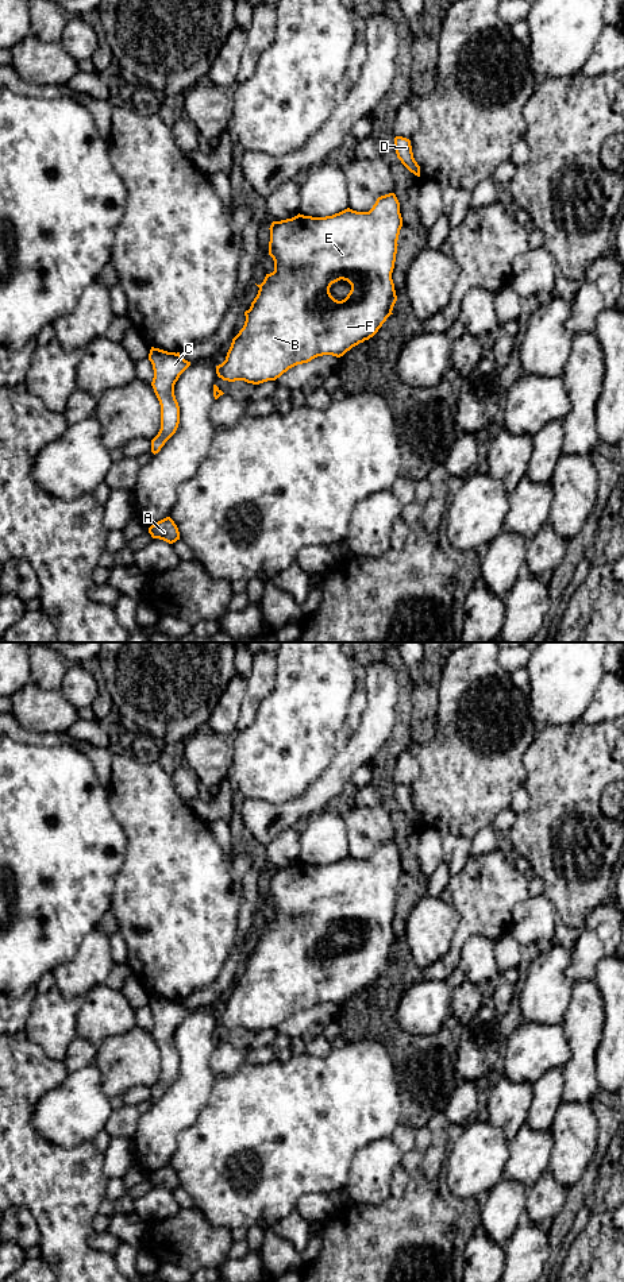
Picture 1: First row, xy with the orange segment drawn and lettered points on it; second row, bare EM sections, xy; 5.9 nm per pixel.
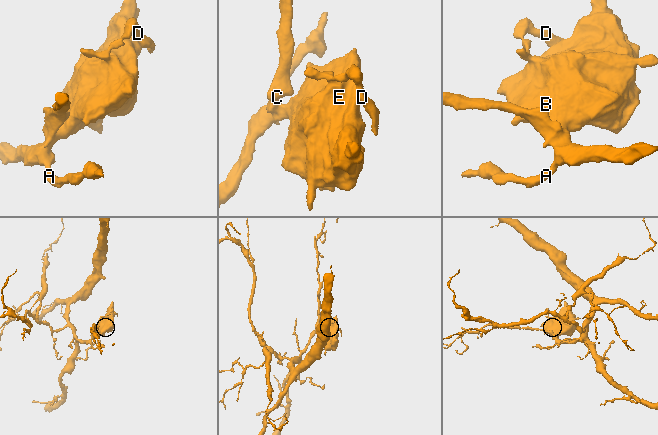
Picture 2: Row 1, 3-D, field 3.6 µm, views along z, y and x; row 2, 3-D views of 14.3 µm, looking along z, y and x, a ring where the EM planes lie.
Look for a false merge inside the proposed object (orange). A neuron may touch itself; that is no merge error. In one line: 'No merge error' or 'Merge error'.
No merge error

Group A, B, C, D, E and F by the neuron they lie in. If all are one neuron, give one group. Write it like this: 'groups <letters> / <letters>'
groups A B C D E F

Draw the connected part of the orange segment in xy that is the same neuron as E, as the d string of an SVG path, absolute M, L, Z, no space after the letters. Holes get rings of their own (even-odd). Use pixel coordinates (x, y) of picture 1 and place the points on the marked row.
M394 193L378 197L369 212L347 208L326 217L298 213L292 219L273 221L269 228L269 255L274 260L274 271L266 274L263 282L257 285L259 290L250 309L244 312L244 325L232 339L226 360L216 366L217 377L228 382L244 381L253 385L276 381L297 364L323 355L340 358L373 337L393 314L397 301L392 273L401 227L400 202ZM340 279L347 281L351 290L344 300L338 301L331 296L330 287Z

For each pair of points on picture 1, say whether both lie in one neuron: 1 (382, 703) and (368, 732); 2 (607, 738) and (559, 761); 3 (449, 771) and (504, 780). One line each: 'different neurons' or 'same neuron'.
1: same neuron
2: same neuron
3: same neuron

